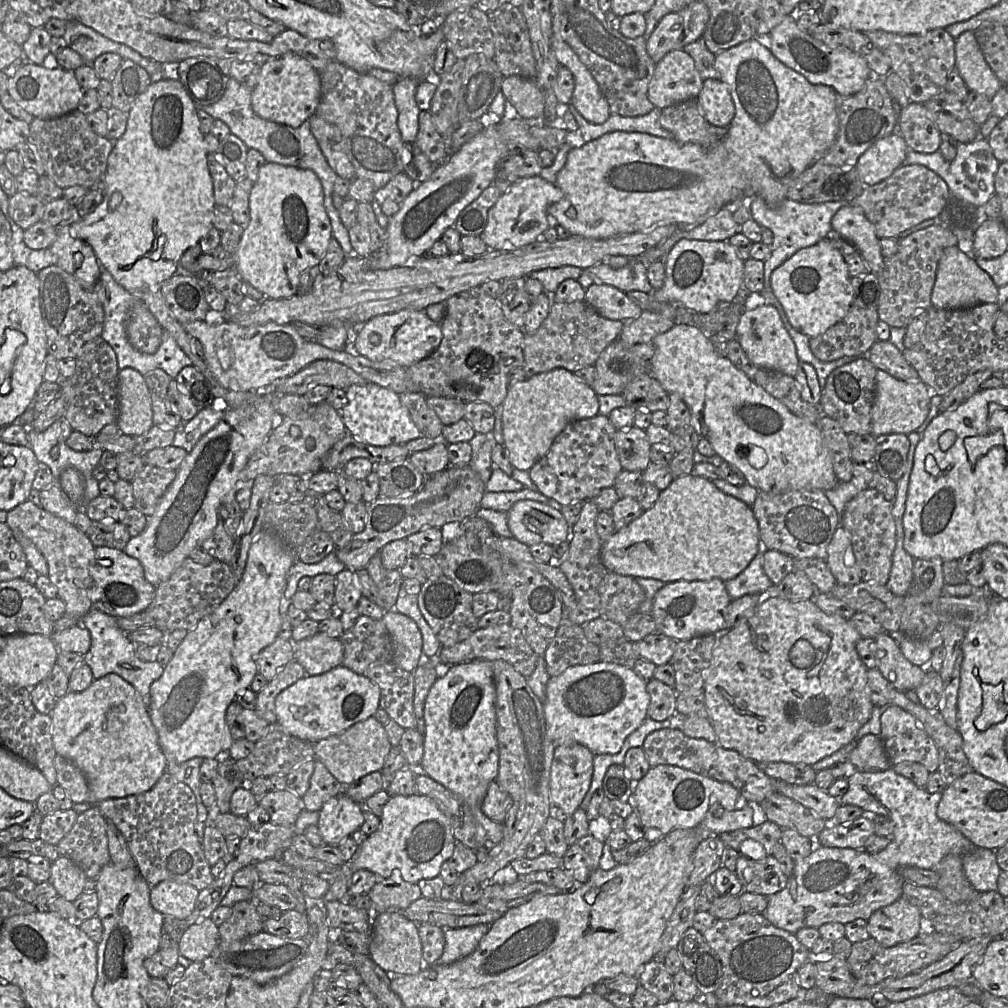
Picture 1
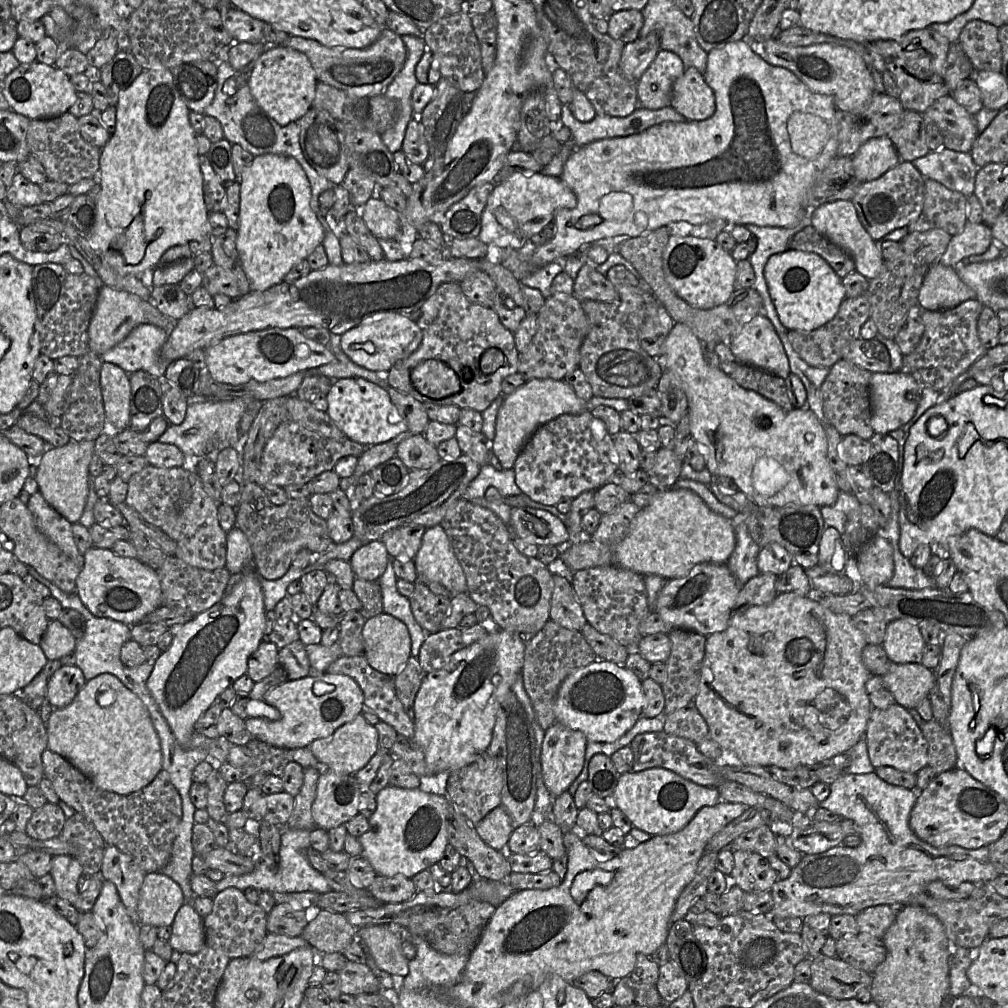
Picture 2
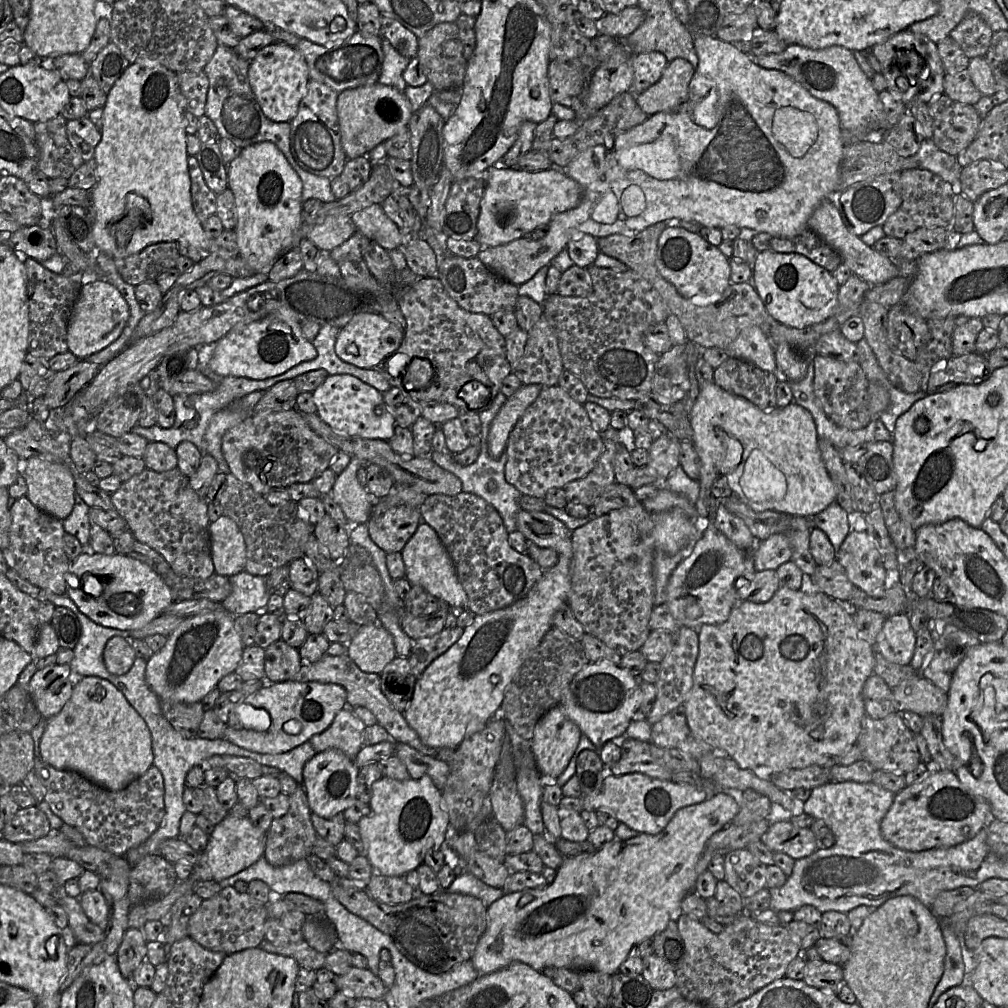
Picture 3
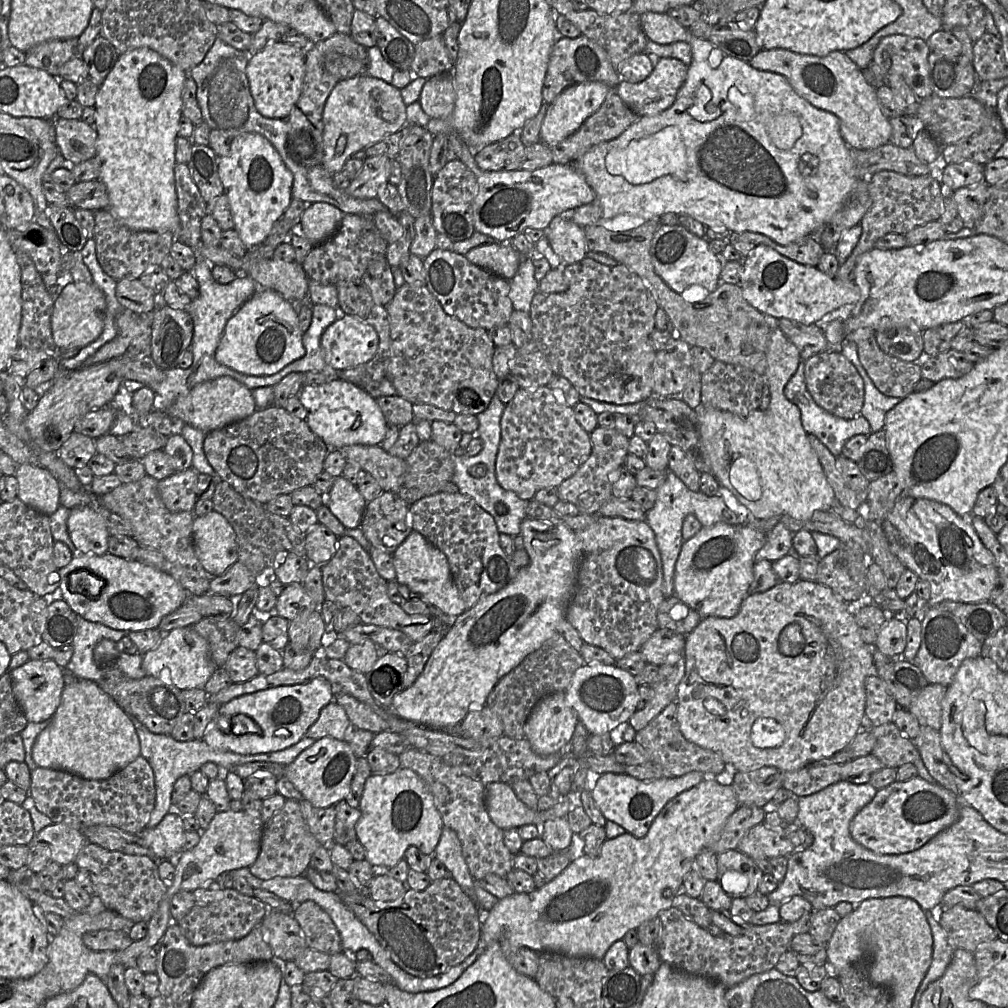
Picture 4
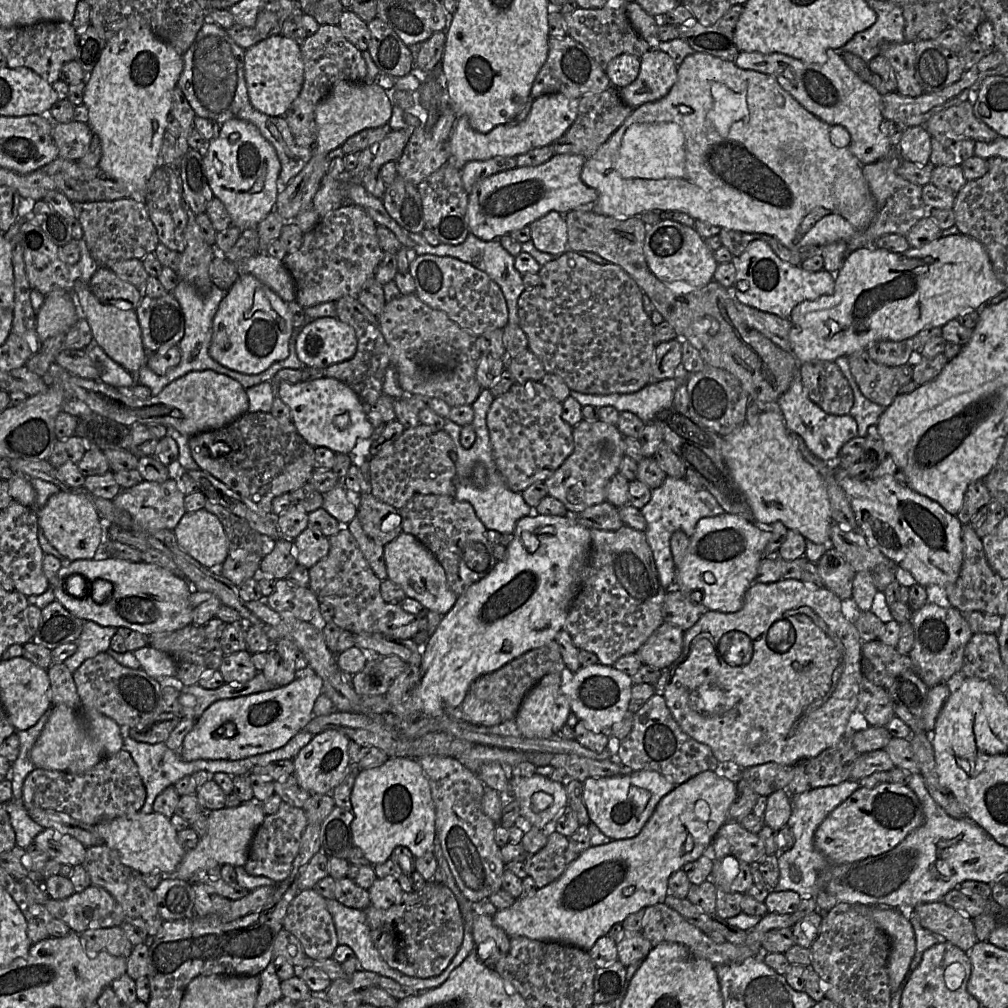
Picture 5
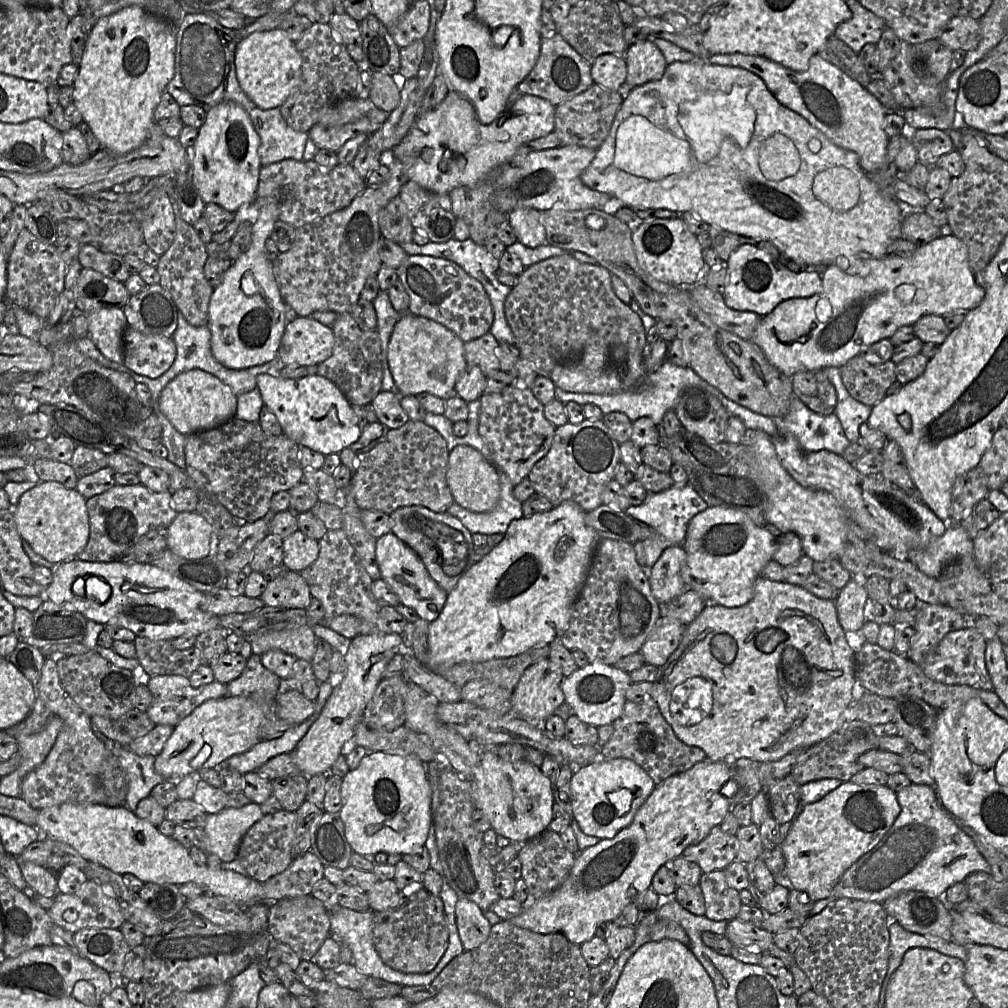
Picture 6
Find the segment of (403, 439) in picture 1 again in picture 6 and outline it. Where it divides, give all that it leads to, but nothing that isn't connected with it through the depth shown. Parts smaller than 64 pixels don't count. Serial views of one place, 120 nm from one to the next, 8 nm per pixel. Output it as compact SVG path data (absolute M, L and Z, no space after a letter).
M259 374L256 378L256 388L260 391L264 406L277 417L283 434L299 446L310 448L327 456L339 454L361 436L363 426L357 424L357 416L351 408L351 403L332 381L323 376L316 374L298 379L283 379L278 375Z

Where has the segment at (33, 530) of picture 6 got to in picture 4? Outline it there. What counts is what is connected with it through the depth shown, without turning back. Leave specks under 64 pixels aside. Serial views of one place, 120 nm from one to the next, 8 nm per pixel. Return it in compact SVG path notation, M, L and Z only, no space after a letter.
M88 506L72 508L67 520L69 537L79 553L107 553L109 533L101 514Z

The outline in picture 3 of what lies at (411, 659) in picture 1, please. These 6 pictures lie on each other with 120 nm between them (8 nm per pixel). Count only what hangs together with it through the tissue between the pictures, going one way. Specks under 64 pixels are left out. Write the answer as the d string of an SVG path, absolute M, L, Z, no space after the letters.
M379 623L361 626L348 643L346 654L360 670L376 674L397 656L393 636Z

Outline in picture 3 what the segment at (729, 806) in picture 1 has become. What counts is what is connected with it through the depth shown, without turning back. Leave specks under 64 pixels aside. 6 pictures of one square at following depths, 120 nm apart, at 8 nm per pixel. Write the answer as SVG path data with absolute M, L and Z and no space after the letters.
M628 773L619 776L608 774L601 790L582 795L582 800L584 810L594 813L600 810L639 833L655 835L667 826L680 808L703 802L708 797L704 791L686 783L660 780L641 773Z

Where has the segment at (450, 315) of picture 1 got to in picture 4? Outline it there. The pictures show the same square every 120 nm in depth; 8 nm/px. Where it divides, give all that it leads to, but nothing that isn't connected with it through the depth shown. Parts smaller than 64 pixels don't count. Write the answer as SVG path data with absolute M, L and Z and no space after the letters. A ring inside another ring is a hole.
M404 283L386 305L386 310L391 338L389 376L397 395L412 404L434 405L455 414L490 403L500 380L493 371L492 357L496 347L489 331L469 327L448 315L425 284ZM464 388L478 394L478 406L461 403L458 395Z

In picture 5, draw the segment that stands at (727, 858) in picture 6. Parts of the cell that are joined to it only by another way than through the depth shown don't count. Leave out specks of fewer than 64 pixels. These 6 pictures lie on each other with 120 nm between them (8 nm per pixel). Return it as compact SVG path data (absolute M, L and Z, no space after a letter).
M737 821L723 824L703 855L712 860L733 856L740 863L746 864L755 863L767 856L758 835L747 831Z

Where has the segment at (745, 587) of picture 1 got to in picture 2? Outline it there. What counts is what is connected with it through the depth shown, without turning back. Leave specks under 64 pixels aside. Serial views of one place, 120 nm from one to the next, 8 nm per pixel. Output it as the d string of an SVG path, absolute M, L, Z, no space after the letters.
M737 514L731 520L735 530L736 545L726 564L737 581L744 585L760 573L757 560L761 547L752 538L741 514Z

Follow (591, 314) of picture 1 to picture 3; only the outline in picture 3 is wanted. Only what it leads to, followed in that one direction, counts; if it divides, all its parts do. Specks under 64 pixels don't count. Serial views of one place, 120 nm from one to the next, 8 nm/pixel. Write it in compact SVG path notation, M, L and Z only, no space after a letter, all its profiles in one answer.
M542 315L528 332L524 354L513 372L524 385L553 387L564 371L556 333Z

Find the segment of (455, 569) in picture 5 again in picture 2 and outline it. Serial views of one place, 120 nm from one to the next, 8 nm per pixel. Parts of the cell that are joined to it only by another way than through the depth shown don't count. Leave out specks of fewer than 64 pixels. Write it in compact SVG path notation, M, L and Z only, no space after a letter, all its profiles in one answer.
M465 498L454 502L440 526L465 574L467 594L489 609L492 629L515 632L525 639L536 635L550 620L552 575L548 565L521 554L498 516Z

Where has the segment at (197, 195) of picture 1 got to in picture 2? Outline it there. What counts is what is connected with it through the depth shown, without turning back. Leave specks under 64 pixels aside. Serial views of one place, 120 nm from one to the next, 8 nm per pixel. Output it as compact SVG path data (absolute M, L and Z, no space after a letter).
M146 69L133 81L133 83L119 95L116 105L116 130L111 135L107 144L101 148L99 171L94 175L95 183L101 185L101 191L96 201L95 222L88 235L82 235L70 222L60 219L39 219L29 225L33 230L59 235L65 238L65 244L75 244L82 250L88 249L89 244L96 252L99 252L106 262L121 275L133 275L140 277L145 271L155 268L162 254L175 245L187 244L196 239L202 239L209 235L208 212L203 197L202 175L199 168L199 154L197 151L196 134L190 124L189 109L179 97L174 85L170 69Z

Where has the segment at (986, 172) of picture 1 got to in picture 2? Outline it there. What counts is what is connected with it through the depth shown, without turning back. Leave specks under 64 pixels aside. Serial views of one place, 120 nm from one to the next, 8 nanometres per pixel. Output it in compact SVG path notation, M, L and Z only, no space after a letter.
M947 148L930 151L911 162L925 178L936 180L950 190L968 197L974 194L979 167L970 152L956 152Z

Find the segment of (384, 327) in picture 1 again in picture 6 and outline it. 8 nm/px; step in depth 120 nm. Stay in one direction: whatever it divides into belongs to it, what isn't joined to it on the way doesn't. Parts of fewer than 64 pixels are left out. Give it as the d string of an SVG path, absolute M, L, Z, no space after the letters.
M297 317L287 323L277 358L283 366L319 365L333 352L334 332L310 317Z

